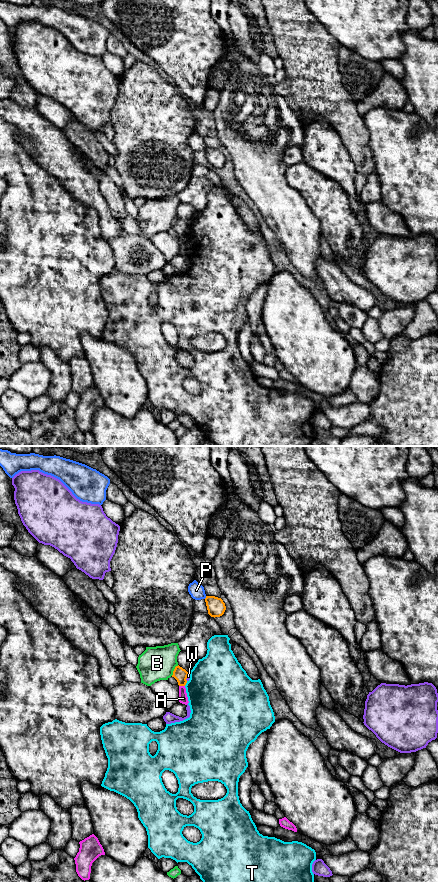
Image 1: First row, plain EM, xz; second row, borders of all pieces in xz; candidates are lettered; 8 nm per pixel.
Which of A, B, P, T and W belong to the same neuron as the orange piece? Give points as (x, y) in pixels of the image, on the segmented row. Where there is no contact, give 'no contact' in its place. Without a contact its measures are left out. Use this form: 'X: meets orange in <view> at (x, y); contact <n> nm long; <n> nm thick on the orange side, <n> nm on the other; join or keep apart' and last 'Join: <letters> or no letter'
A: meets orange in xz at (182, 685); contact 50 nm long; 110 nm thick on the orange side, 70 nm on the other; keep apart
B: meets orange in xz at (174, 670); contact 110 nm long; 110 nm thick on the orange side, 280 nm on the other; keep apart
P: meets orange in xz at (206, 597); contact 30 nm long; 150 nm thick on the orange side, 120 nm on the other; keep apart
T: meets orange in xz at (186, 682); contact 50 nm long; 110 nm thick on the orange side, 480 nm on the other; keep apart
W: meets orange in xz at (186, 677); contact 70 nm long; 110 nm thick on the orange side, 30 nm on the other; keep apart
Join: no letter

